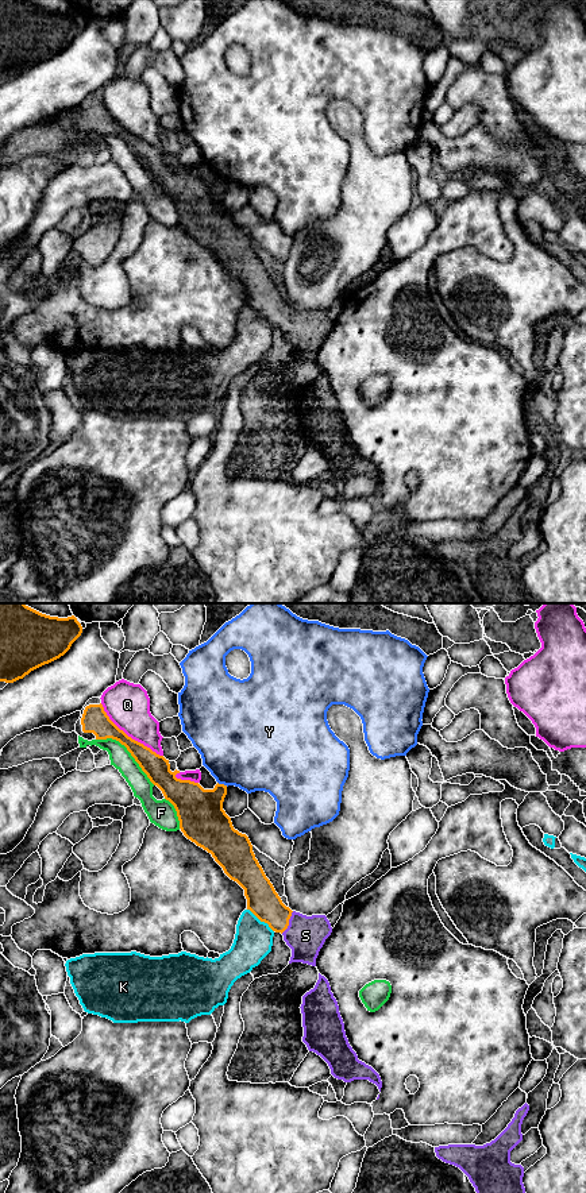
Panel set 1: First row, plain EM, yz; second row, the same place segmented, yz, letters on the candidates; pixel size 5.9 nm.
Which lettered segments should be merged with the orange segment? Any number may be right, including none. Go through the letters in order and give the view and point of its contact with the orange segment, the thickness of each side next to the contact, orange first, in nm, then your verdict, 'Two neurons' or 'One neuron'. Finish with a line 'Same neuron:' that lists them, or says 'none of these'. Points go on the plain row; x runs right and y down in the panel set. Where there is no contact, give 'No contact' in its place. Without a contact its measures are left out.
F: Touches orange at yz (128, 146). Thickness 150 nm (orange) against 120 nm. Two neurons
K: Touches orange at yz (261, 316). Thickness 190 nm (orange) against 220 nm. Two neurons
Q: Touches orange at yz (127, 131). Thickness 160 nm (orange) against 260 nm. Two neurons
S: Touches orange at yz (288, 317). Thickness 190 nm (orange) against 240 nm. One neuron
Y: Touches orange at yz (223, 180). Thickness 280 nm (orange) against 480 nm. Two neurons
Same neuron: S

